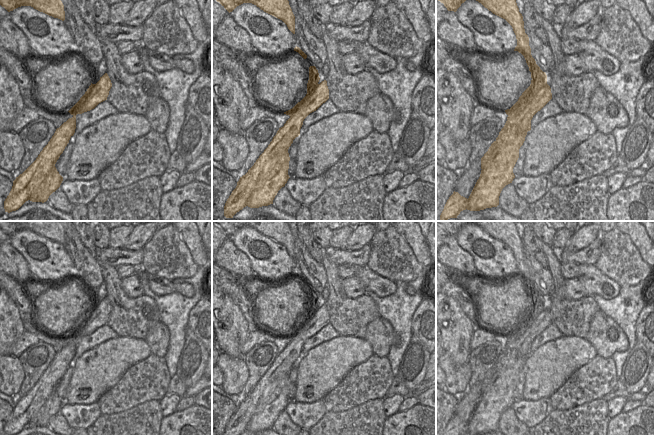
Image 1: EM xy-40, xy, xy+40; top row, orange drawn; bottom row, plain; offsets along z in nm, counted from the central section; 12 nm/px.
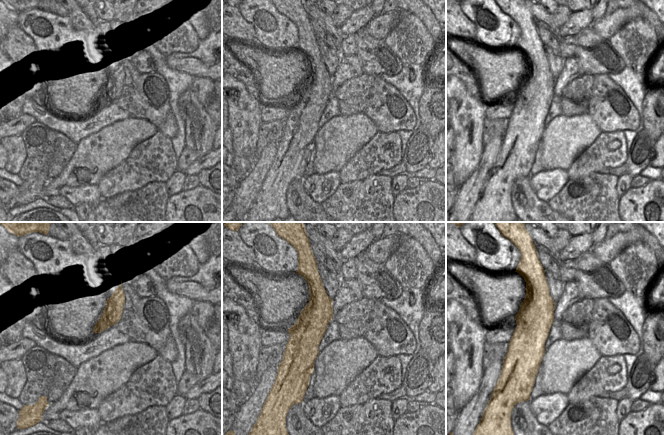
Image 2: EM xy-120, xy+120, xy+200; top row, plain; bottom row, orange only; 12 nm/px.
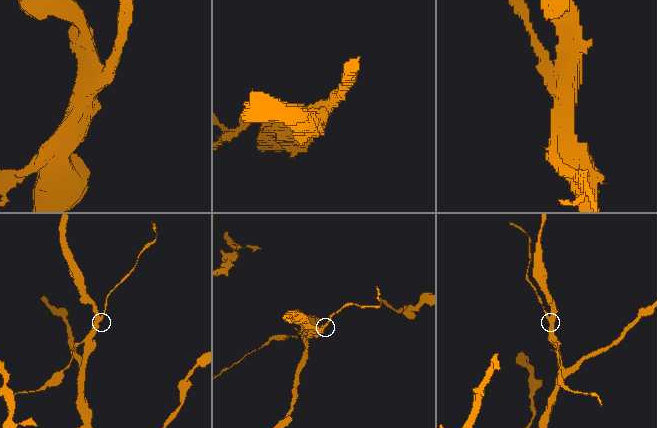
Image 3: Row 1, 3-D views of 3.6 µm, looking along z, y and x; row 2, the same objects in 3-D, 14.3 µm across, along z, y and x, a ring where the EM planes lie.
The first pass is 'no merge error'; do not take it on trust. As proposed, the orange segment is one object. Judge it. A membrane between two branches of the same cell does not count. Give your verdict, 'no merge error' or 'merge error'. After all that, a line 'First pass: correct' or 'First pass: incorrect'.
merge error
First pass: incorrect

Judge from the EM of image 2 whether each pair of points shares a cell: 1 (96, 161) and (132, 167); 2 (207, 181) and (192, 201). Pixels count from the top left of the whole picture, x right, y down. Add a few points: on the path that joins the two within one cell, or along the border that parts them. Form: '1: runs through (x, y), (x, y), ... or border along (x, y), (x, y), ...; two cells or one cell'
1: border along (134, 148), (124, 160), (107, 171), (100, 180); two cells
2: border along (199, 184), (211, 191); two cells

